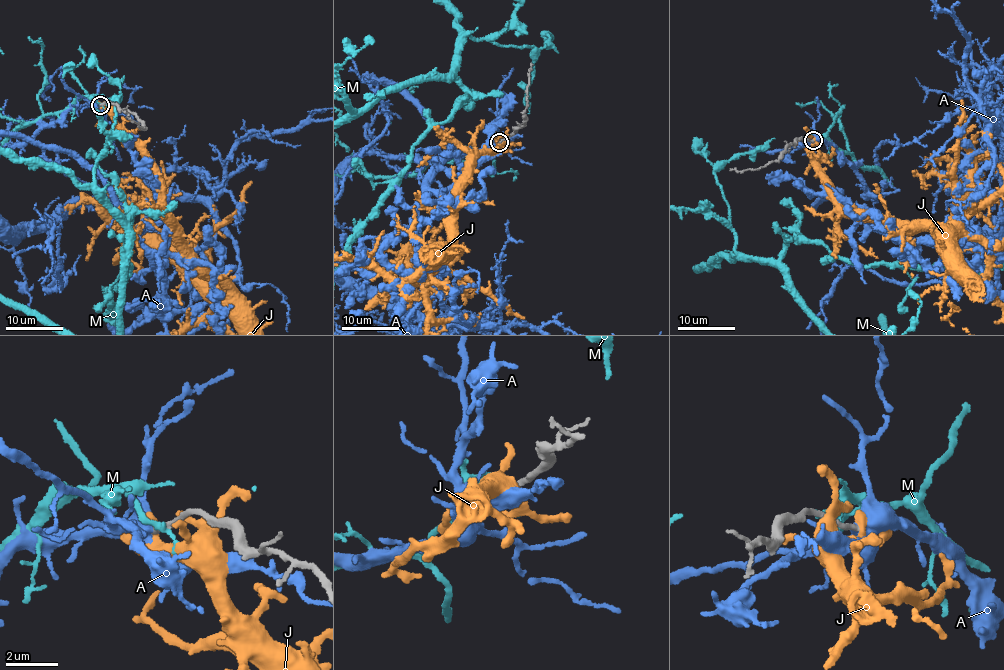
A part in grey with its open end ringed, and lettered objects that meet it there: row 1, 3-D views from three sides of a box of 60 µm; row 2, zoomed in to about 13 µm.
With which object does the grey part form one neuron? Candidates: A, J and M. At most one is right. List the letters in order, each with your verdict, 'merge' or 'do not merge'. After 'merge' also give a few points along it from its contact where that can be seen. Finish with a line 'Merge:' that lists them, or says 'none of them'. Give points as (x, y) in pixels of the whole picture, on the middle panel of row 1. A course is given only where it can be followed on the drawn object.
A: do not merge
J: do not merge
M: do not merge
Merge: none of them

